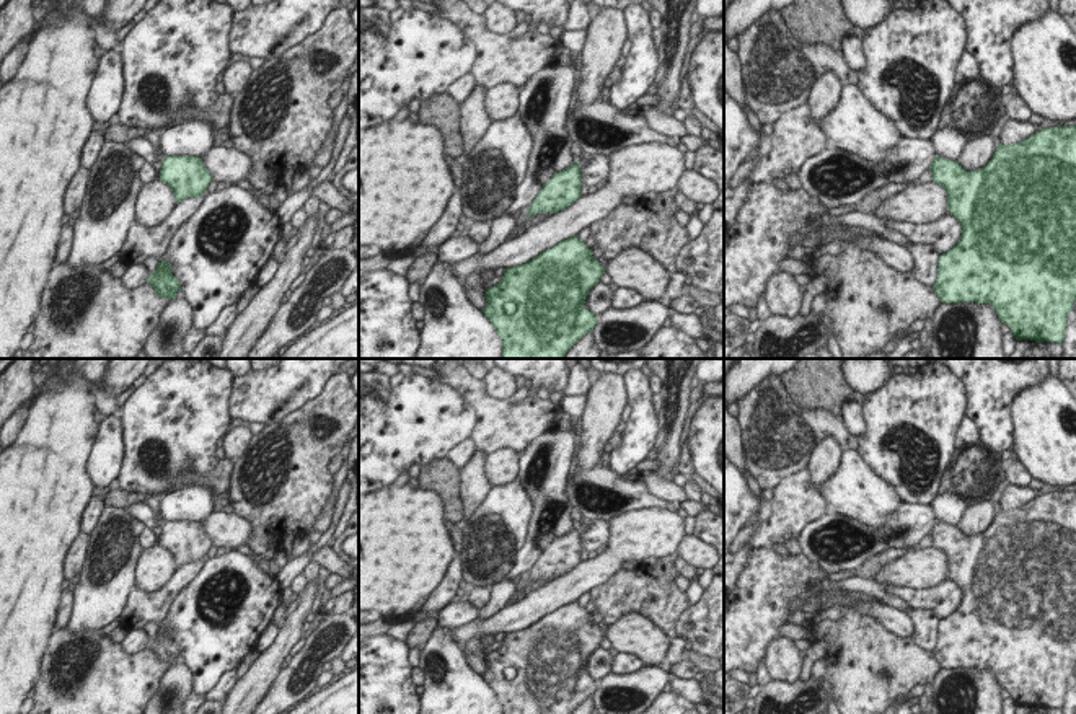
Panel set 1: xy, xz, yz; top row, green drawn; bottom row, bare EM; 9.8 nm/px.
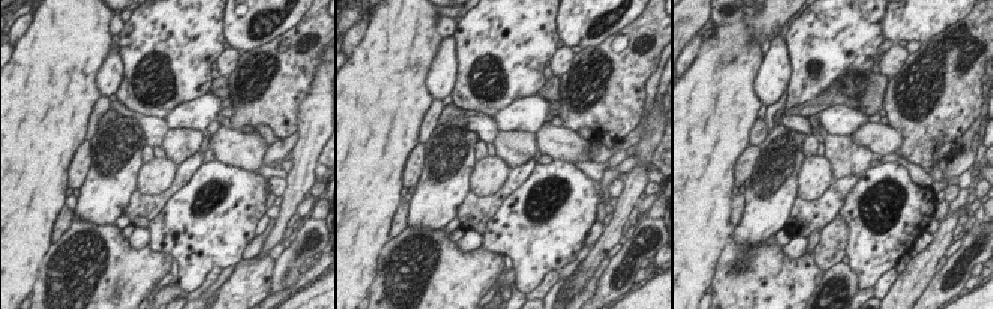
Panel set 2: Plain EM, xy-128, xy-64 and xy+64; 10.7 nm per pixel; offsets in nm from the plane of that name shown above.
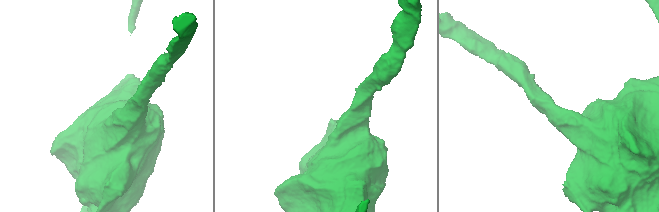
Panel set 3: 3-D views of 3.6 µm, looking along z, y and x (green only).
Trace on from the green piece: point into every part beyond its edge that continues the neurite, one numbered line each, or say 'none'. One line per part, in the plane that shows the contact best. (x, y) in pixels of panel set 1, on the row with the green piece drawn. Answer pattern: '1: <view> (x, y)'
none

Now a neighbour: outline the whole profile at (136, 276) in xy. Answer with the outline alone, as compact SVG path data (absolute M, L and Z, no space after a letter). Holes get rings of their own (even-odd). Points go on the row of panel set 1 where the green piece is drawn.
M143 264L130 266L124 272L124 275L121 277L121 284L127 290L134 290L134 289L142 287L143 284L147 284L147 277L148 277L148 271L145 269Z

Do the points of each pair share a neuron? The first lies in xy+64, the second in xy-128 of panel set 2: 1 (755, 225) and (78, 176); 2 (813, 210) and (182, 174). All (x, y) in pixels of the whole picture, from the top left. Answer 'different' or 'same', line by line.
1: different
2: same

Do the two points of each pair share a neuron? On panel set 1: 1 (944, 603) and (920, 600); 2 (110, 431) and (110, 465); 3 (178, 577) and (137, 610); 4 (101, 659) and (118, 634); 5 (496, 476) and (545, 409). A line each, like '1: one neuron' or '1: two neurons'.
1: one neuron
2: one neuron
3: one neuron
4: two neurons
5: two neurons

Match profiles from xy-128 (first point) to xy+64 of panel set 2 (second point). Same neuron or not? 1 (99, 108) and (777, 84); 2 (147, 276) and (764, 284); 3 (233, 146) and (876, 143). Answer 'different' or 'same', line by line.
1: different
2: same
3: same

